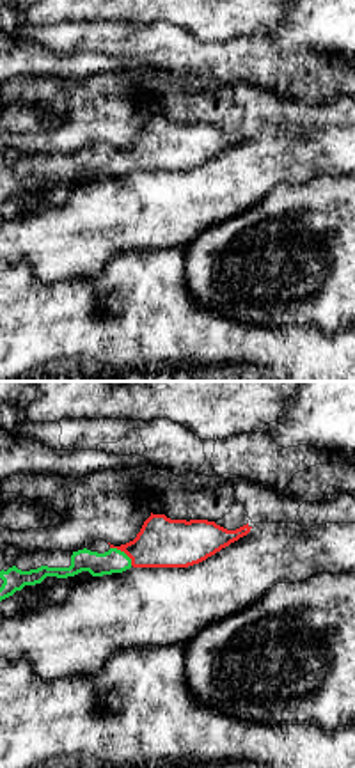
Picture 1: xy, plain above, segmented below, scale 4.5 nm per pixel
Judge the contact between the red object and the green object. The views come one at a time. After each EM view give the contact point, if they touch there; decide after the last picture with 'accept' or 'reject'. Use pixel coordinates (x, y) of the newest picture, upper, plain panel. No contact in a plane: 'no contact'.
meets red at (123, 153)

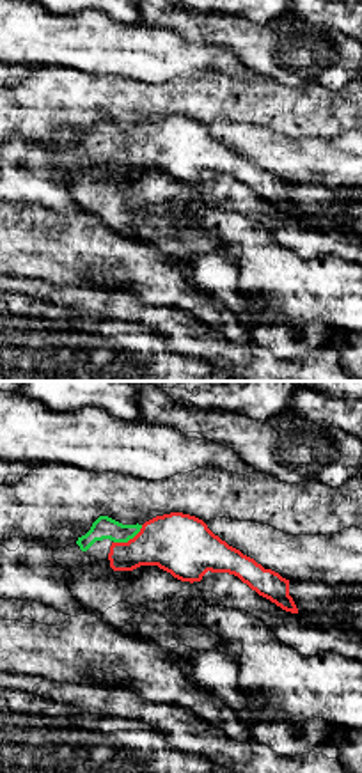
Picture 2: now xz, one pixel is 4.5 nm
meets red at (130, 142)

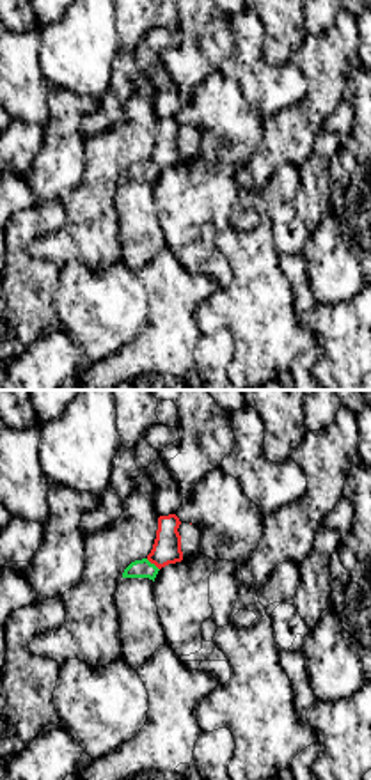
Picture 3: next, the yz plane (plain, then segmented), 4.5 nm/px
meets red at (153, 165)

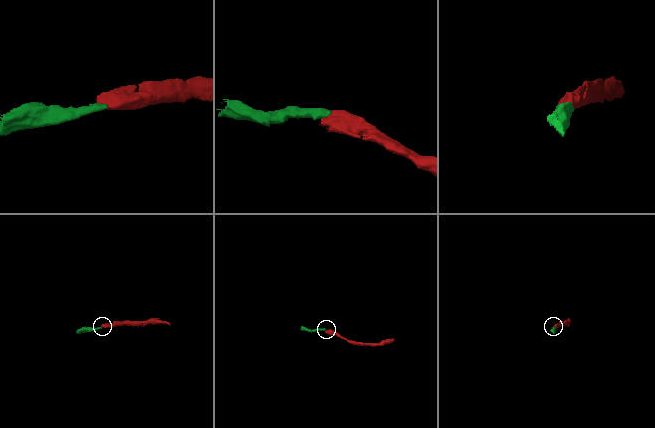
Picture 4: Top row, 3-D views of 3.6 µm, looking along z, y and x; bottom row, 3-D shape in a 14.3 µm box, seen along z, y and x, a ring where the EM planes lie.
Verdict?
accept

